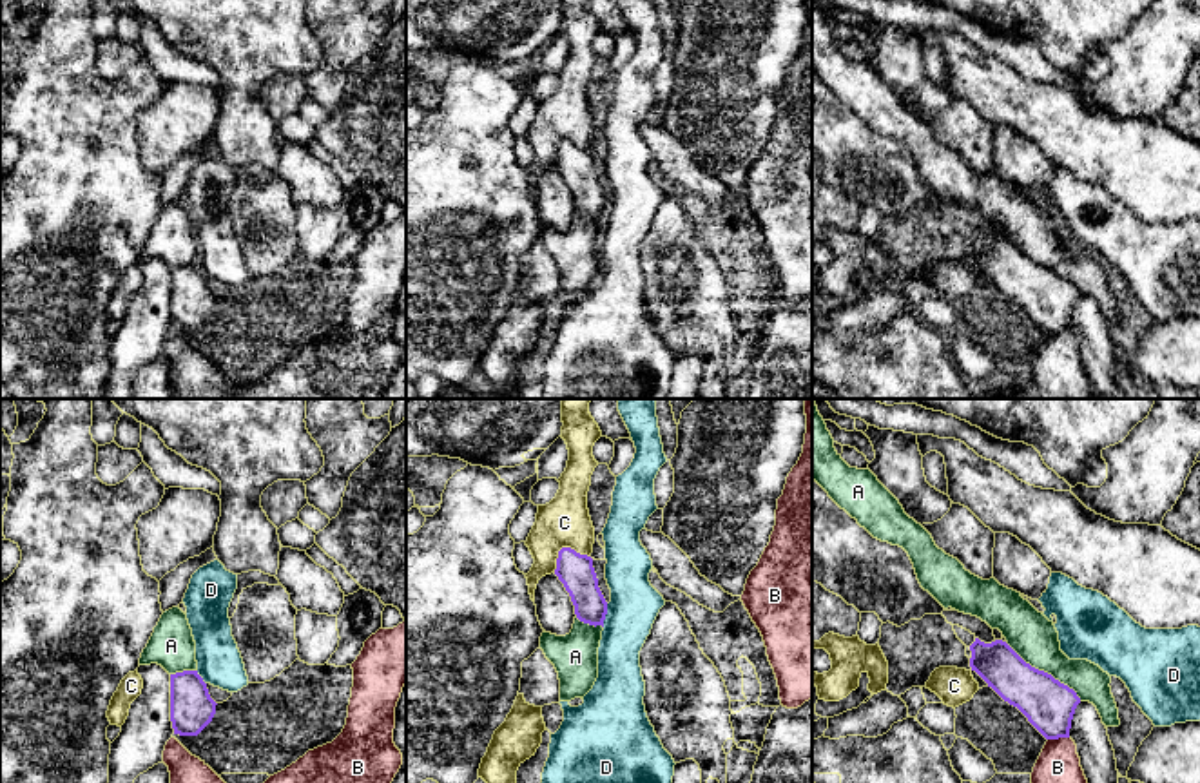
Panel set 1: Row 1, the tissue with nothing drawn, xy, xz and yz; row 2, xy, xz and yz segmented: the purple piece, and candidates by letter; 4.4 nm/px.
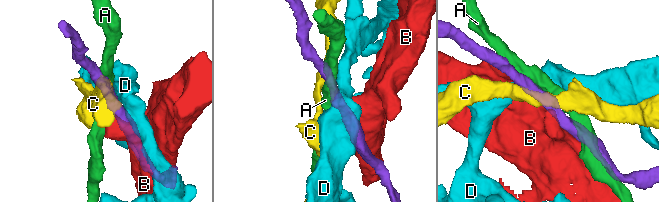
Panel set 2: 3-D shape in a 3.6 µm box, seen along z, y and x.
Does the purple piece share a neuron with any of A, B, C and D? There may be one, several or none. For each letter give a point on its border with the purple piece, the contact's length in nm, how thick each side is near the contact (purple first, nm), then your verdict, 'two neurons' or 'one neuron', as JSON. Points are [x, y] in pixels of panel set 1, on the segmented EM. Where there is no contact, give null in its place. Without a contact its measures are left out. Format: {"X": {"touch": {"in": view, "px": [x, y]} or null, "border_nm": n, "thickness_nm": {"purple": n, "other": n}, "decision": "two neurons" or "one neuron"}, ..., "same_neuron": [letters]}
{"A": {"touch": {"in": "yz", "px": [1043, 671]}, "border_nm": 420, "thickness_nm": {"purple": 220, "other": 200}, "decision": "two neurons"}, "B": {"touch": {"in": "yz", "px": [1057, 738]}, "border_nm": 100, "thickness_nm": {"purple": 220, "other": 180}, "decision": "two neurons"}, "C": {"touch": {"in": "xz", "px": [564, 548]}, "border_nm": 180, "thickness_nm": {"purple": 160, "other": 220}, "decision": "two neurons"}, "D": {"touch": {"in": "xz", "px": [606, 613]}, "border_nm": 110, "thickness_nm": {"purple": 160, "other": 220}, "decision": "two neurons"}, "same_neuron": []}

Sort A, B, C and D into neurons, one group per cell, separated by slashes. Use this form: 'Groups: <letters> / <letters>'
Groups: A / B / C / D

